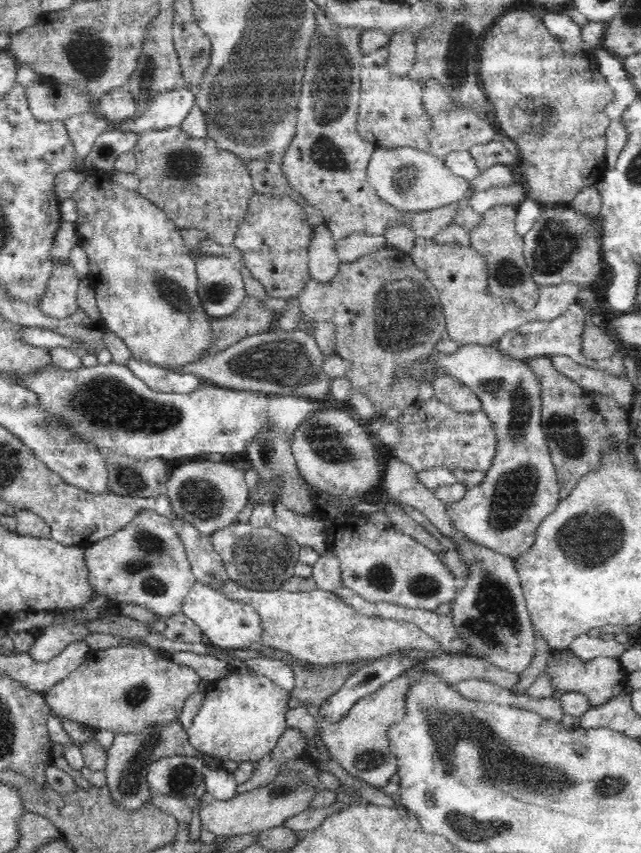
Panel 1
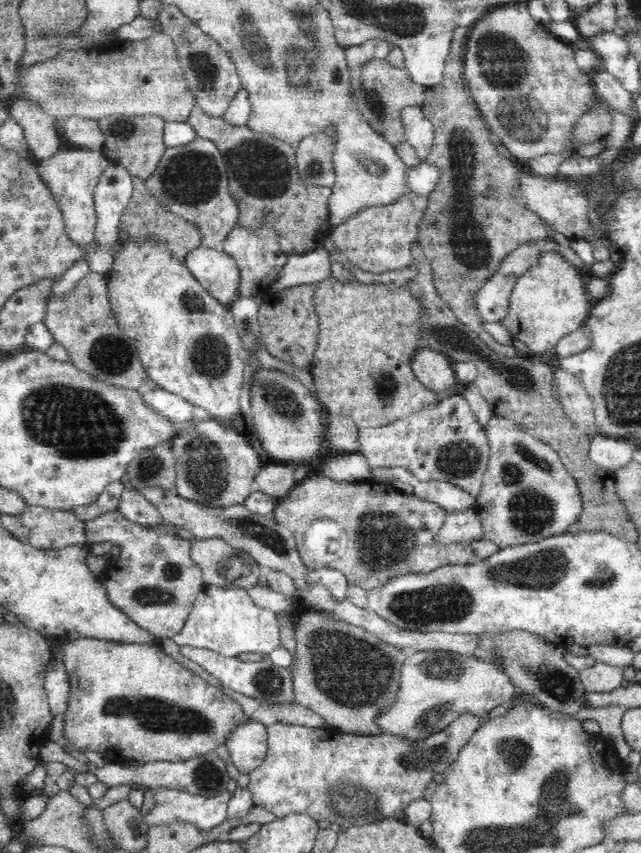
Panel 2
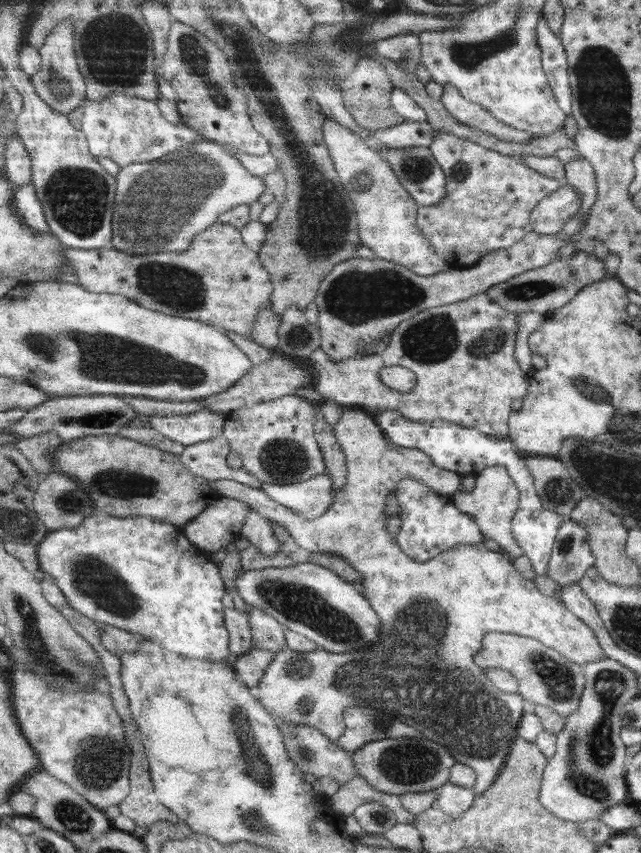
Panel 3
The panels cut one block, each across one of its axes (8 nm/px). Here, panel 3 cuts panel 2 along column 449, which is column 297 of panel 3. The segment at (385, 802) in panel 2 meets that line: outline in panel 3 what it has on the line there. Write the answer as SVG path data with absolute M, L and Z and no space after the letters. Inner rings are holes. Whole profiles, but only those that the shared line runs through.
M281 723L278 728L282 734L283 744L290 761L296 768L300 768L302 772L314 774L316 778L328 776L334 782L338 782L338 786L348 784L354 776L359 775L358 769L354 765L352 754L332 742L320 730L305 725L291 726L287 723Z

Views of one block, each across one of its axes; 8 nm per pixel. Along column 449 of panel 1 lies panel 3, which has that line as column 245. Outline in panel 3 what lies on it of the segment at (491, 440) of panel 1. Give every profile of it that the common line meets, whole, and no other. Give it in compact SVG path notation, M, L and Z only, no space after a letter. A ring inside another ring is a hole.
M295 394L286 395L232 411L226 416L223 436L229 442L230 450L242 458L242 470L245 473L258 477L262 483L285 486L303 482L318 473L326 473L322 451L314 438L314 421L316 421L316 410L310 401Z

